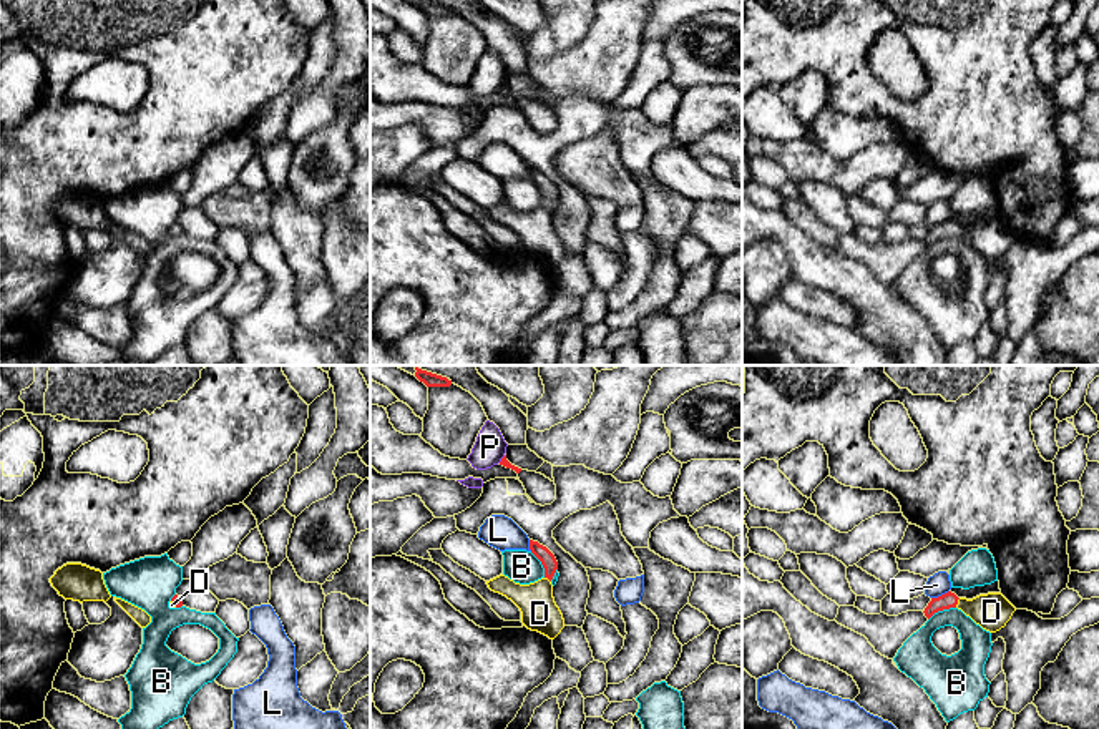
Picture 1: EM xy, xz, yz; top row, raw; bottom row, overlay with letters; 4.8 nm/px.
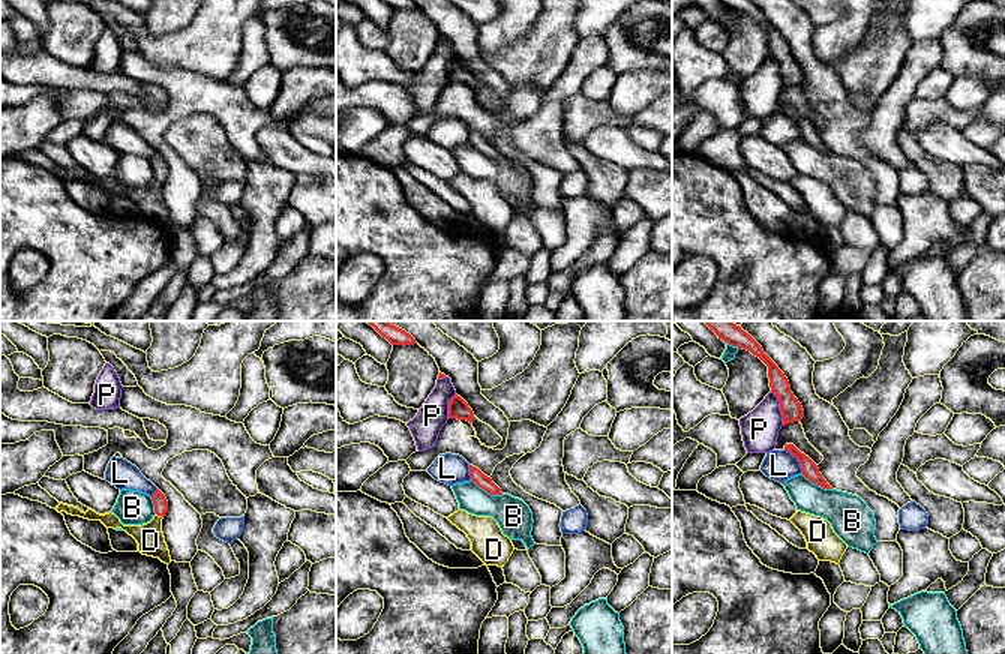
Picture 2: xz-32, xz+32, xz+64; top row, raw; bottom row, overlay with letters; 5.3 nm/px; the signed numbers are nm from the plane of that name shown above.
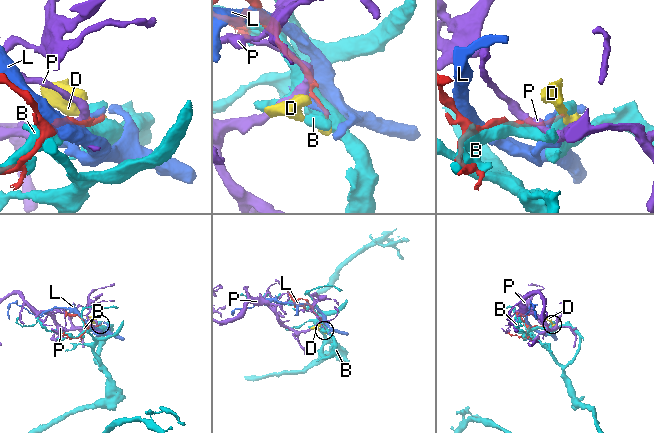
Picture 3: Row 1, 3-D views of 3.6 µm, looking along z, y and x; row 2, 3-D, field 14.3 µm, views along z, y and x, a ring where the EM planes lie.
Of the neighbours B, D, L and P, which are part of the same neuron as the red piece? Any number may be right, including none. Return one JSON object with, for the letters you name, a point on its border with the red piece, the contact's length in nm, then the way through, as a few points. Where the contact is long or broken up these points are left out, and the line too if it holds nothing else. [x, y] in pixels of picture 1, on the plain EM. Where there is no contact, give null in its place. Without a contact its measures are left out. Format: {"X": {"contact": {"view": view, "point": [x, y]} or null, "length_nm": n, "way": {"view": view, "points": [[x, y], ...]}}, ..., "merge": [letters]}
{"D": {"contact": {"view": "yz", "point": [957, 231]}, "length_nm": 50, "way": {"view": "yz", "points": [[948, 228], [957, 231], [991, 239]]}}, "merge": ["D"]}

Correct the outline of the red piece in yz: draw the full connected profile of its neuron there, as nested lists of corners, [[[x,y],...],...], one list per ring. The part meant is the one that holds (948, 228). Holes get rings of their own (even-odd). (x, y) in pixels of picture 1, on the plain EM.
[[[948,219],[938,226],[931,226],[923,241],[930,247],[935,241],[950,236],[961,237],[976,252],[989,261],[996,261],[1004,256],[1016,239],[1016,236],[1001,221],[988,221],[966,228]]]

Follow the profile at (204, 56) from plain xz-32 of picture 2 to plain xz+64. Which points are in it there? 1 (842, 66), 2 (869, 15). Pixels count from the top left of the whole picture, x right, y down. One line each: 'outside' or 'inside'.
1: inside
2: outside

